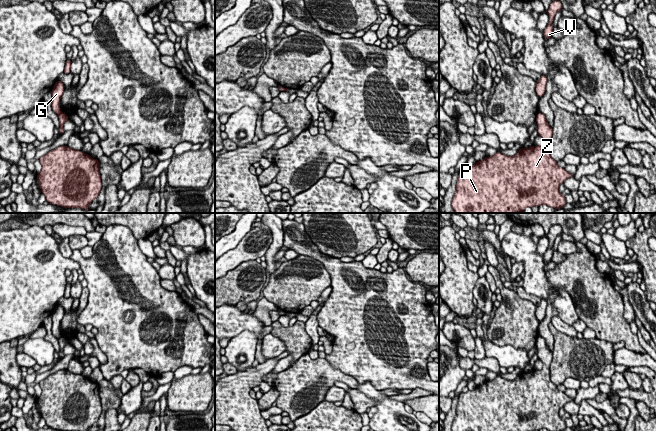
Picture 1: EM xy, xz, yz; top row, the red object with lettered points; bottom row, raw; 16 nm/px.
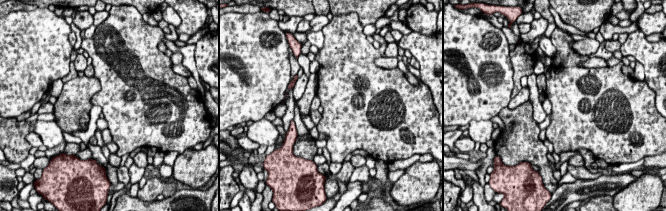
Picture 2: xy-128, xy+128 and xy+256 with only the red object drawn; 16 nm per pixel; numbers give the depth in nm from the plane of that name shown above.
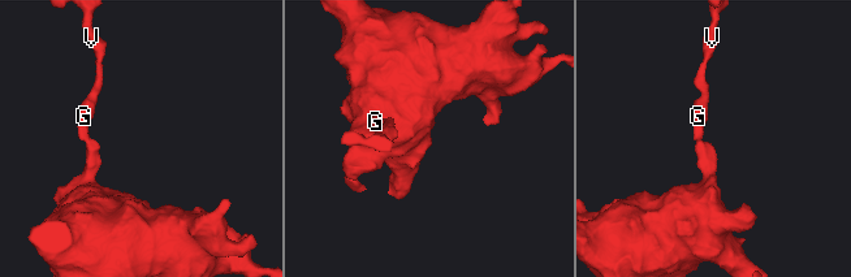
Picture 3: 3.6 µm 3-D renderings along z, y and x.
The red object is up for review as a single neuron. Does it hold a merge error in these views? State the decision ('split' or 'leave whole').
split

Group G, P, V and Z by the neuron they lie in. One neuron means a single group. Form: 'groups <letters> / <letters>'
groups G V / P Z

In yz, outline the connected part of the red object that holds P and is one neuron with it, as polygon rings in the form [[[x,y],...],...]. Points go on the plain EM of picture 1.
[[[538,336],[536,340],[538,359],[543,363],[541,370],[521,372],[515,380],[507,380],[496,376],[493,380],[485,380],[483,384],[477,385],[472,391],[460,393],[456,415],[452,422],[452,431],[533,431],[542,428],[549,431],[563,431],[566,422],[560,417],[559,411],[567,402],[574,401],[562,392],[550,379],[550,363],[553,352],[547,347],[546,340]]]

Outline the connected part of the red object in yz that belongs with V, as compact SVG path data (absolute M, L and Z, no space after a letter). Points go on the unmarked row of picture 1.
M556 224L550 227L549 233L547 234L547 237L549 239L549 247L546 253L543 255L546 264L549 264L552 261L552 256L553 256L552 246L554 244L554 240L556 239L556 237L561 233L562 233L562 228L560 225Z

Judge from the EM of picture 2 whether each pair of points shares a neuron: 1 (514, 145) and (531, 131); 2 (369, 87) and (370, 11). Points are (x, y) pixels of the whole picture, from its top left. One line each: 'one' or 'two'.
1: one
2: two

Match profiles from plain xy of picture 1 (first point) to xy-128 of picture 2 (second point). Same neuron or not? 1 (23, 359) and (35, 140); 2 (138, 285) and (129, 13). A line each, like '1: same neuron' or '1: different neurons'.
1: same neuron
2: same neuron

